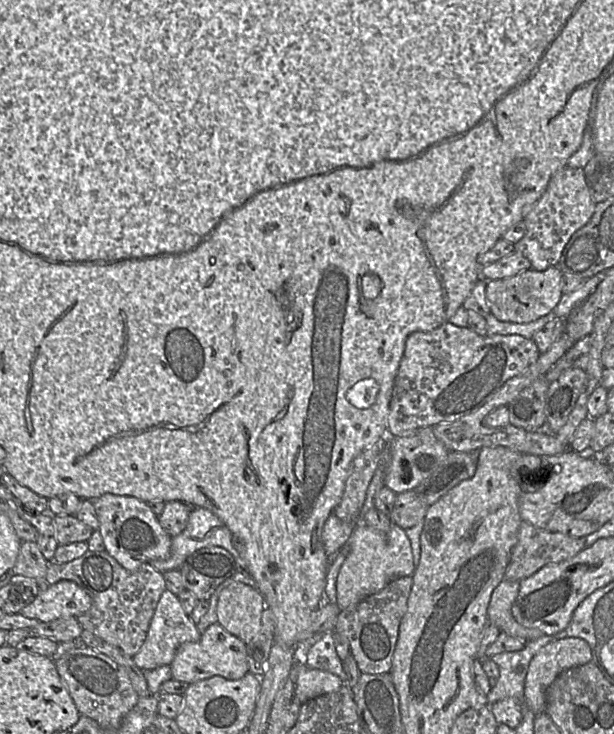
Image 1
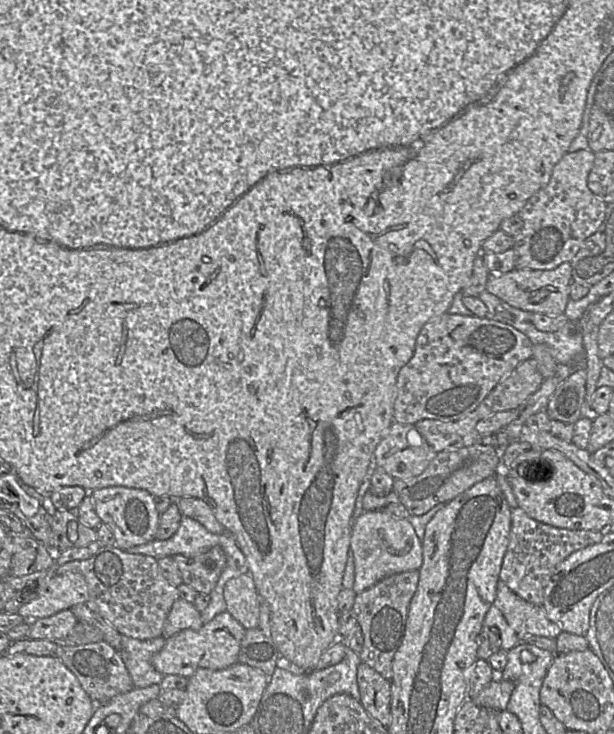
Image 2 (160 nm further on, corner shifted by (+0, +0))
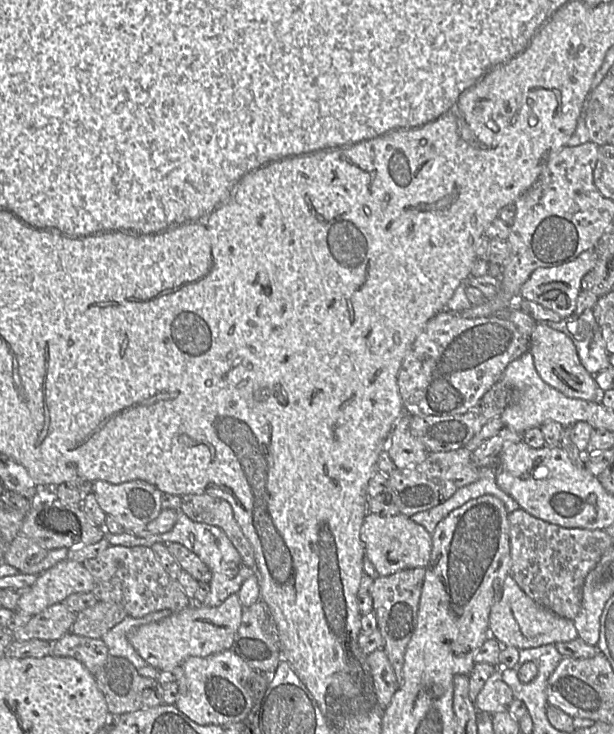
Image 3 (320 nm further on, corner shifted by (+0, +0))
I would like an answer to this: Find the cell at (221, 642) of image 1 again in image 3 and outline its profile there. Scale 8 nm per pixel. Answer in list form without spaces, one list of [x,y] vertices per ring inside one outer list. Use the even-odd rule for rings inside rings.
[[[233,594],[217,607],[187,607],[160,621],[138,626],[130,631],[128,639],[146,663],[159,671],[171,670],[182,666],[191,656],[208,657],[230,650],[241,624],[243,610],[238,595]]]

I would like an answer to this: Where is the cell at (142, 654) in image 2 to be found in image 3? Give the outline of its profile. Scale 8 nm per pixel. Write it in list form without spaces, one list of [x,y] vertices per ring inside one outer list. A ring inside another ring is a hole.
[[[161,610],[141,618],[127,616],[122,622],[103,635],[101,639],[106,644],[110,656],[125,658],[139,670],[145,667],[146,662],[131,645],[128,634],[138,626],[160,621],[173,613],[175,612],[172,612],[171,610]]]

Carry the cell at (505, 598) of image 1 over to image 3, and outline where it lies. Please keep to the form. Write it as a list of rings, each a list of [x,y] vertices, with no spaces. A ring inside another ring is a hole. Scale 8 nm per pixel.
[[[509,574],[504,580],[500,600],[496,601],[491,608],[489,634],[502,646],[512,646],[519,650],[568,642],[578,638],[573,620],[563,618],[538,605],[525,594]]]

